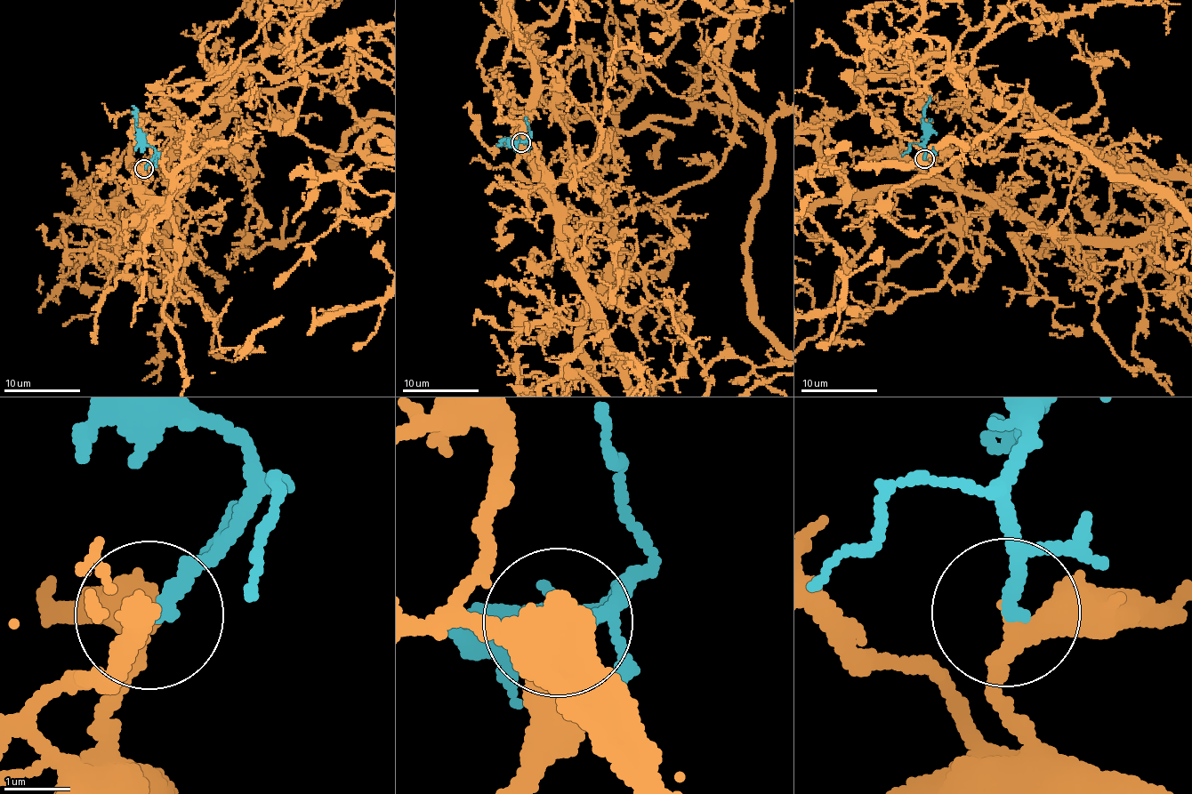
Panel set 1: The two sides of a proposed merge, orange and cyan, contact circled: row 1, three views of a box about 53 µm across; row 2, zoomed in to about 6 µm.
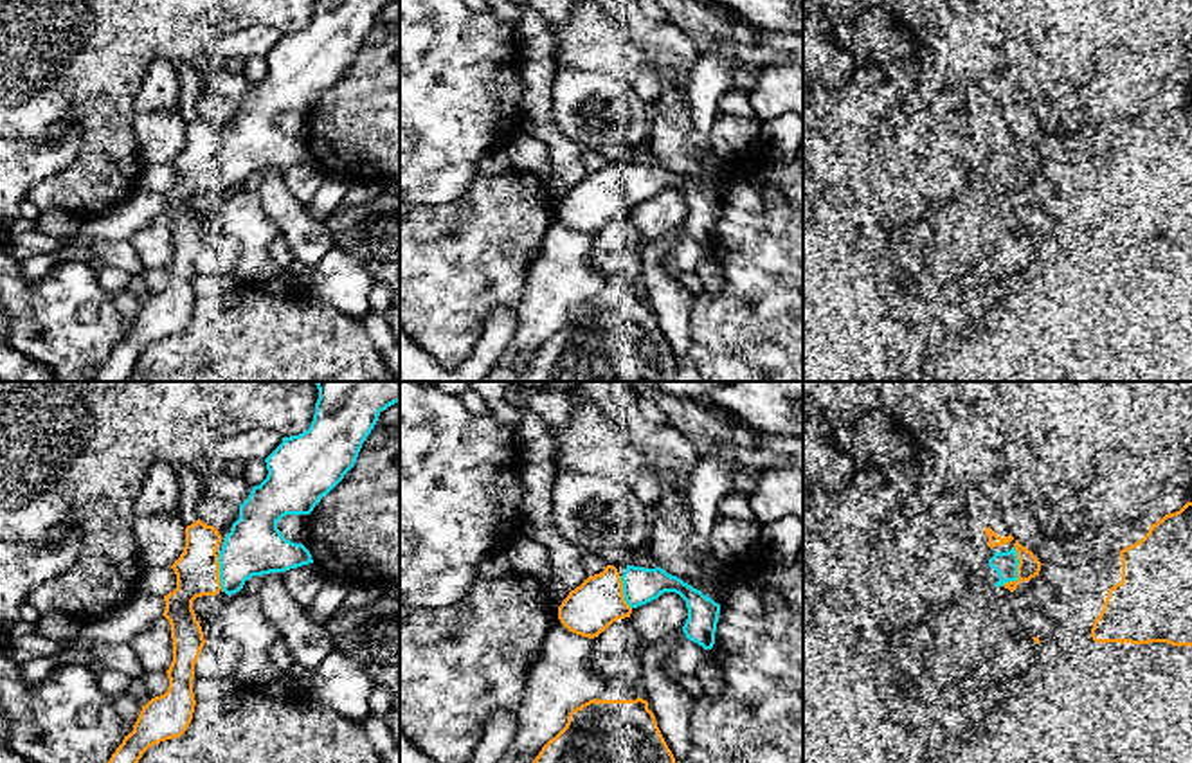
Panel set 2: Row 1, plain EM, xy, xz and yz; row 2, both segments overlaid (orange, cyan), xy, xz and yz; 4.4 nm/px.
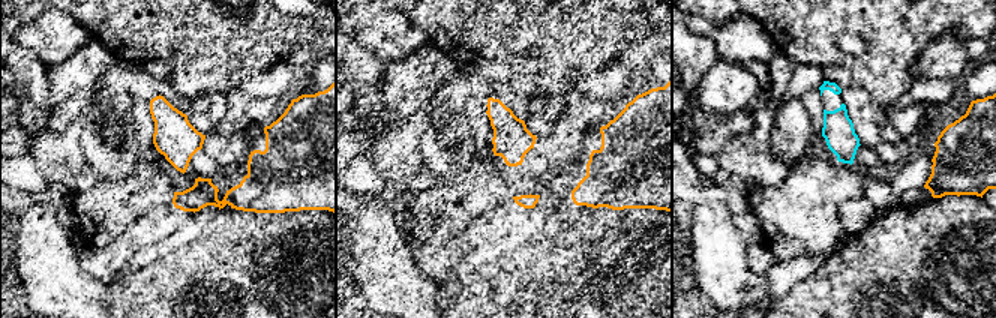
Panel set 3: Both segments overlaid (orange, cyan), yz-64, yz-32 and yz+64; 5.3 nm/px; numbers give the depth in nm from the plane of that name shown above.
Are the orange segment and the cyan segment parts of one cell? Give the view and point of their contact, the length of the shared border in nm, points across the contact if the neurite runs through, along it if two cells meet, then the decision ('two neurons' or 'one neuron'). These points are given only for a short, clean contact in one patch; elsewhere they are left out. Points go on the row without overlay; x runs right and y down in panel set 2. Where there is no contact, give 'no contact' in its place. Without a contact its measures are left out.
meets orange in yz at (1018, 166); contact 190 nm long; one neuron

